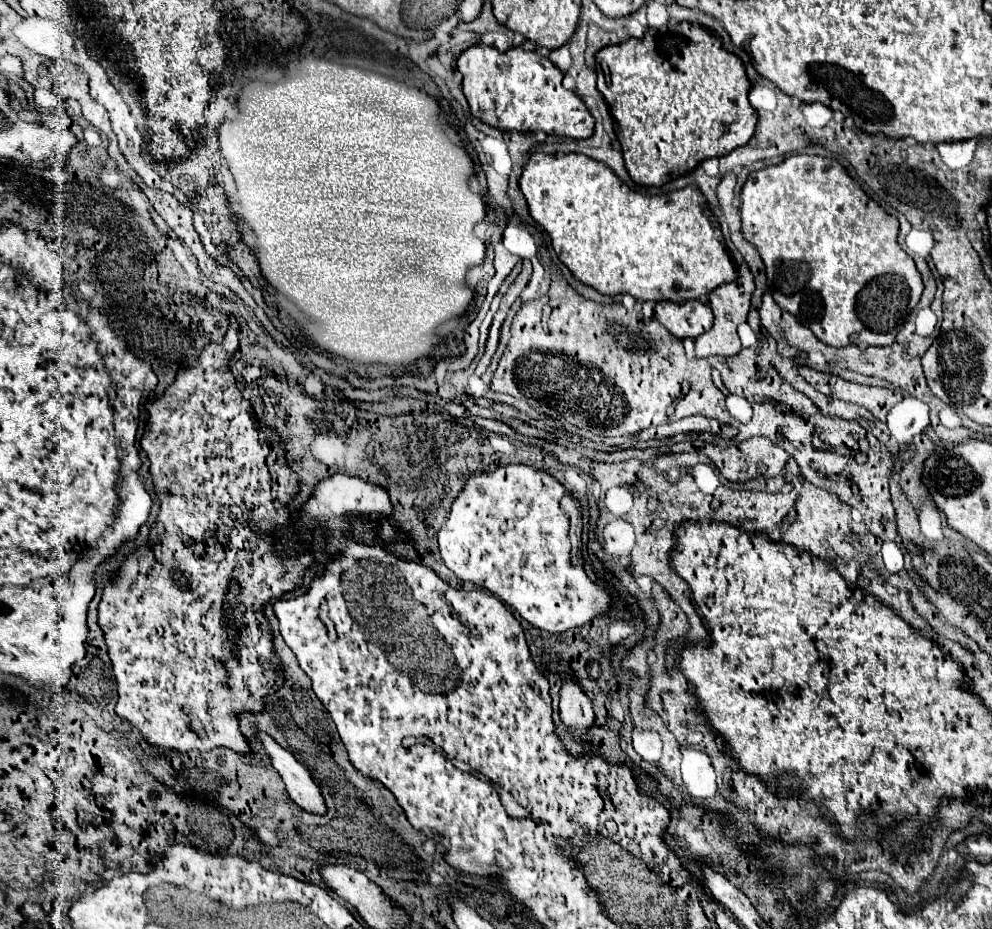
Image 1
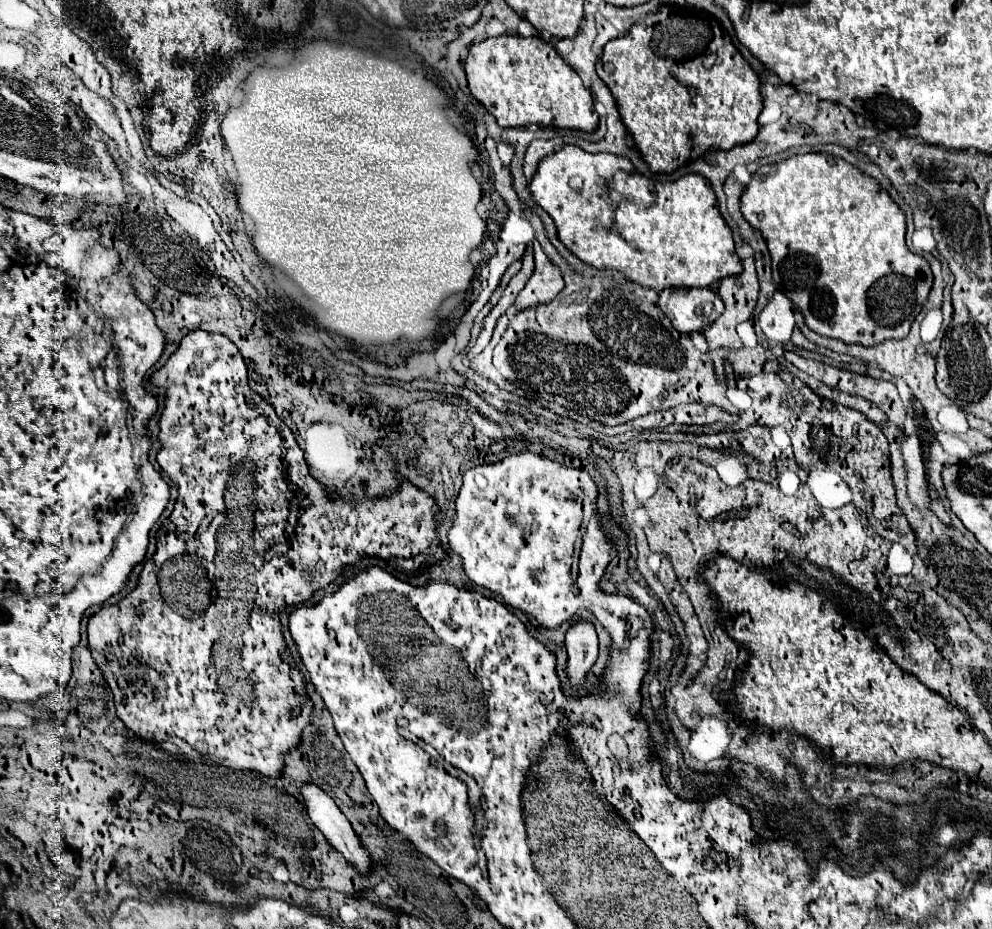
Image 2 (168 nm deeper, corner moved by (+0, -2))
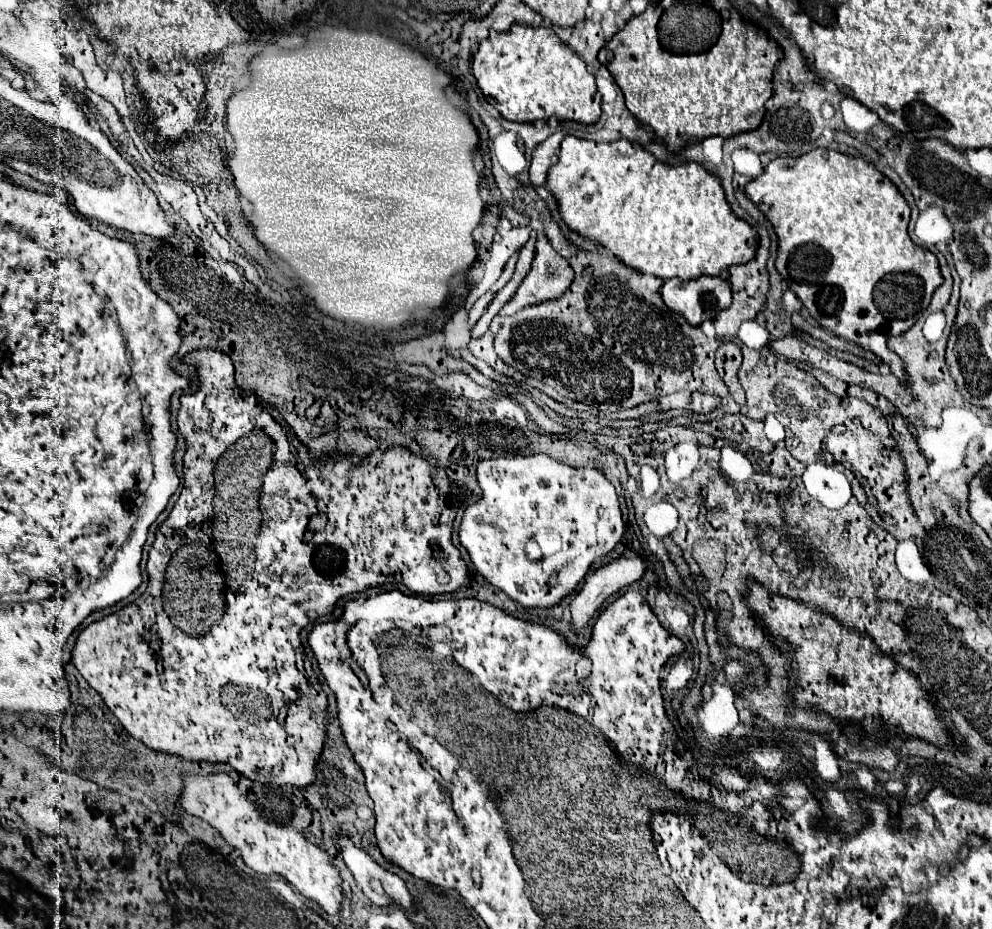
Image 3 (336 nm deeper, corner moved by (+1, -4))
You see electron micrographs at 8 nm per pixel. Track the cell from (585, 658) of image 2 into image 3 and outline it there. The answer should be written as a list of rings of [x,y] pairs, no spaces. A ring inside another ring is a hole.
[[[627,550],[619,560],[613,560],[587,576],[585,586],[571,602],[571,630],[583,632],[599,606],[623,586],[637,582],[643,576],[643,570],[641,558]]]

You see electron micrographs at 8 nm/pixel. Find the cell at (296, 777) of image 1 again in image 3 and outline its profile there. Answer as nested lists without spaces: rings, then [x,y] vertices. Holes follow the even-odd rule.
[[[337,832],[337,844],[339,852],[343,856],[343,862],[351,870],[357,886],[365,892],[365,896],[379,906],[387,904],[399,904],[405,910],[413,910],[411,894],[405,888],[405,882],[385,870],[381,864],[377,864],[361,846],[357,846],[347,832]]]

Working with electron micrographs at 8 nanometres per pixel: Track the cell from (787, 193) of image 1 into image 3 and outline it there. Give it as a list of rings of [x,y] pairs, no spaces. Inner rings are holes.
[[[815,148],[799,158],[775,158],[767,164],[767,168],[763,170],[761,176],[757,176],[755,180],[751,180],[745,186],[745,194],[749,196],[749,200],[759,208],[759,212],[773,224],[773,230],[777,234],[777,260],[775,260],[775,268],[777,272],[783,276],[783,280],[787,282],[789,290],[793,290],[797,294],[797,298],[801,300],[801,304],[809,310],[809,314],[817,320],[817,324],[833,334],[837,334],[843,340],[849,340],[853,344],[859,344],[865,350],[875,352],[885,364],[895,360],[895,354],[887,348],[887,338],[889,336],[899,336],[903,332],[907,332],[915,322],[915,314],[919,316],[927,306],[929,300],[933,296],[933,292],[941,286],[941,272],[939,272],[939,262],[935,258],[935,254],[931,254],[929,250],[915,246],[907,234],[907,226],[909,226],[909,204],[905,202],[905,198],[899,194],[899,190],[895,188],[895,184],[885,178],[879,170],[875,170],[871,164],[867,164],[863,158],[853,158],[853,156],[845,156],[841,152],[829,150],[829,148]]]

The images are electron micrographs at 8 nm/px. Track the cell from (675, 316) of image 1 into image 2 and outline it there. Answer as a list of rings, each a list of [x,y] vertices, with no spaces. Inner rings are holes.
[[[666,288],[660,292],[658,306],[678,332],[702,332],[724,310],[718,292],[710,288]]]

